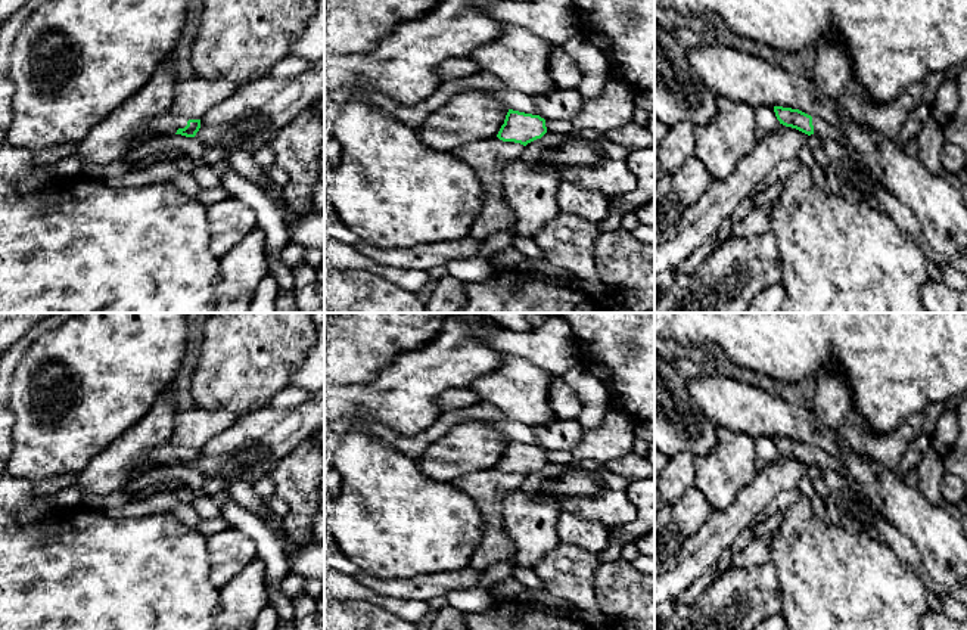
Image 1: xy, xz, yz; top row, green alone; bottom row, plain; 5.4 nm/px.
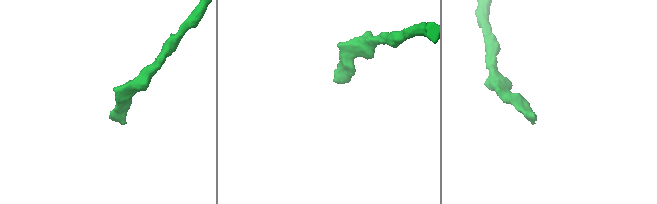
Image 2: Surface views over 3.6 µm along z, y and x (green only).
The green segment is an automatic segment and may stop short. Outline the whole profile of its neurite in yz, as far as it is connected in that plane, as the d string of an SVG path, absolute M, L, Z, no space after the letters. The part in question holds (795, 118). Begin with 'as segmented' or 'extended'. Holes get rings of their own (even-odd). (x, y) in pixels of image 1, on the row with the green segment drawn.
extended; M774 106L774 112L780 124L796 128L808 136L817 134L823 142L836 140L849 146L849 142L842 130L827 122L821 117L808 115L799 109Z

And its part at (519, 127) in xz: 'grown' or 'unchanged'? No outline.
grown

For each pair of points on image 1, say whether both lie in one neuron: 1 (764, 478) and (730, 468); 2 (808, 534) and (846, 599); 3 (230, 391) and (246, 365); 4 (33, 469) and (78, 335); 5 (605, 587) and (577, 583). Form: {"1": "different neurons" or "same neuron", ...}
{"1": "different neurons", "2": "same neuron", "3": "same neuron", "4": "same neuron", "5": "different neurons"}

